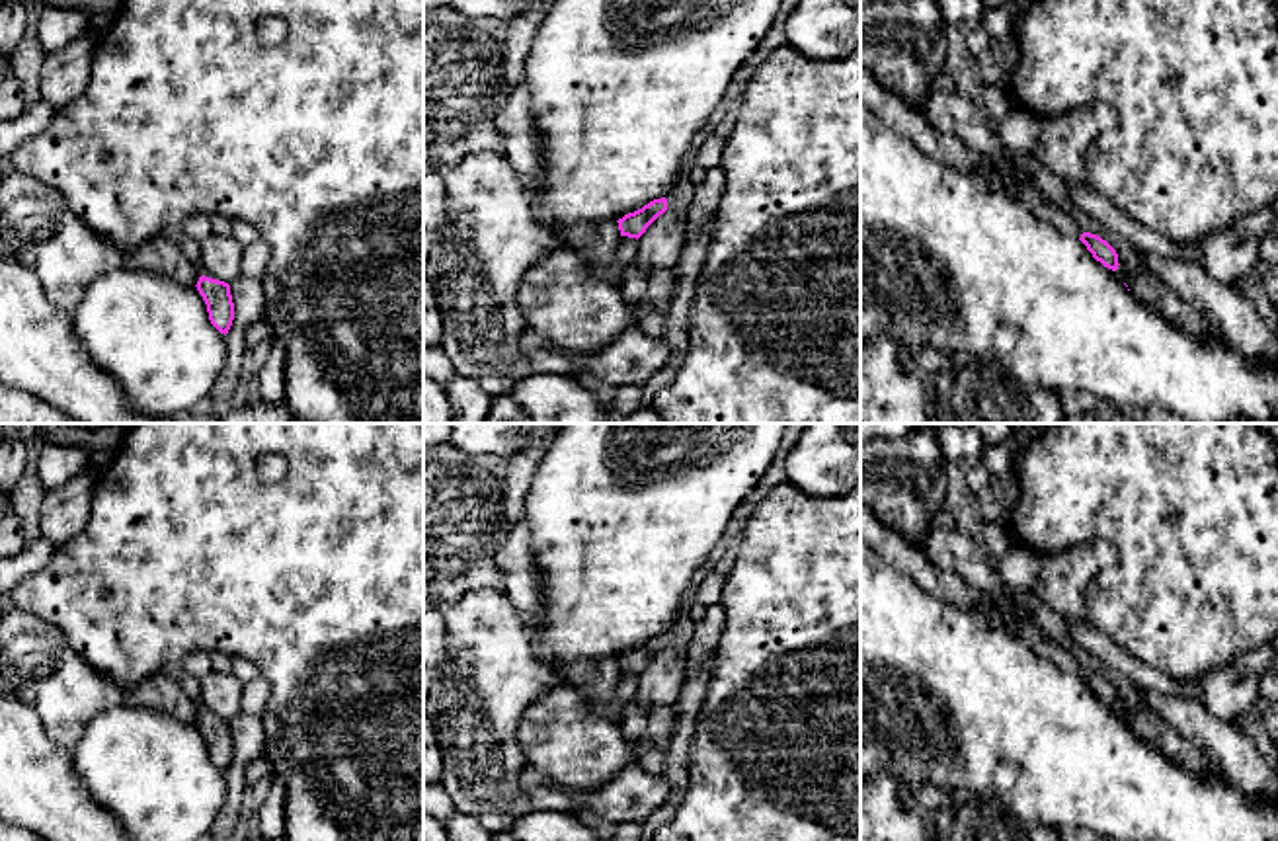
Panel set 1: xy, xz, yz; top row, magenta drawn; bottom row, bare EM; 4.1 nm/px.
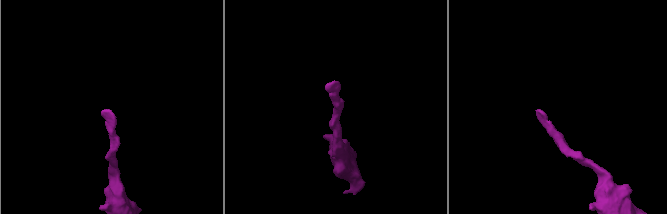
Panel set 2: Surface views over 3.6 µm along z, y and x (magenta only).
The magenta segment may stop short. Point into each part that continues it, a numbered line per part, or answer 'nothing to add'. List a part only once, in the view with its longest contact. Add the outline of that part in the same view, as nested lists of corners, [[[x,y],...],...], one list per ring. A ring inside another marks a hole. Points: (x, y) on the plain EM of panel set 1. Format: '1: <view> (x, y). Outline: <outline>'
nothing to add

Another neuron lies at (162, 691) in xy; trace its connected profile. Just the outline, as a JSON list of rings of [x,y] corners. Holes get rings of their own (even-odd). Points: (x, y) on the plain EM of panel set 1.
[[[174,669],[158,671],[125,691],[125,702],[140,708],[156,708],[189,724],[195,724],[201,714],[181,689],[178,671]]]

